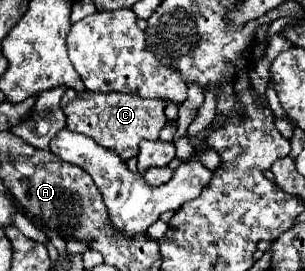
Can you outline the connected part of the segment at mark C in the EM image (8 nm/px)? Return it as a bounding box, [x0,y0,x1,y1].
[61,91,165,161]

